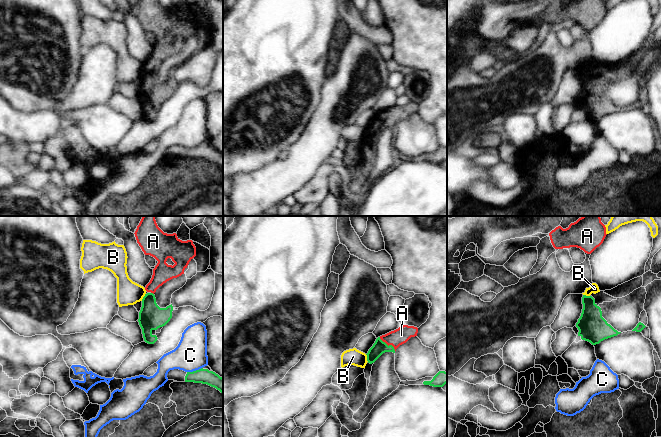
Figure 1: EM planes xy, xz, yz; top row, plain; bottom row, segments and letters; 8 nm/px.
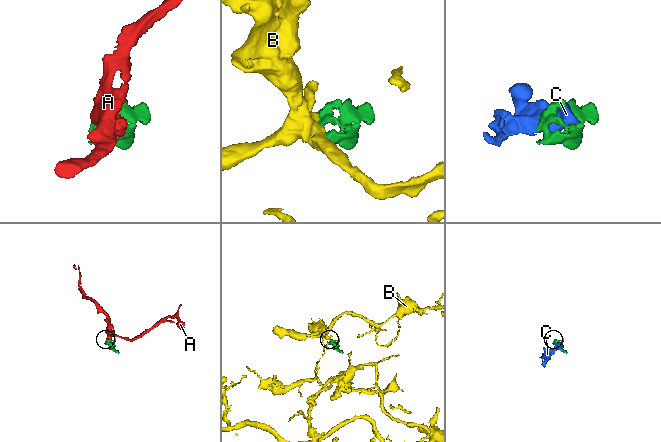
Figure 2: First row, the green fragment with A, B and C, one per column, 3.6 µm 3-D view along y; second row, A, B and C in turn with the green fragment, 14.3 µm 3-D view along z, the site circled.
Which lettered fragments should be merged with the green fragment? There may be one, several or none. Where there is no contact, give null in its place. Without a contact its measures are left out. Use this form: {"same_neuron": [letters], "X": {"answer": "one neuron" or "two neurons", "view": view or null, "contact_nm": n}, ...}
{"same_neuron": ["A"], "A": {"answer": "one neuron", "view": "xz", "contact_nm": 170}, "B": {"answer": "two neurons", "view": "xz", "contact_nm": 70}, "C": {"answer": "two neurons", "view": "xy", "contact_nm": 130}}

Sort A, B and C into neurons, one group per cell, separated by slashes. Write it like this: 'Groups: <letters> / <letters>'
Groups: A / B / C

